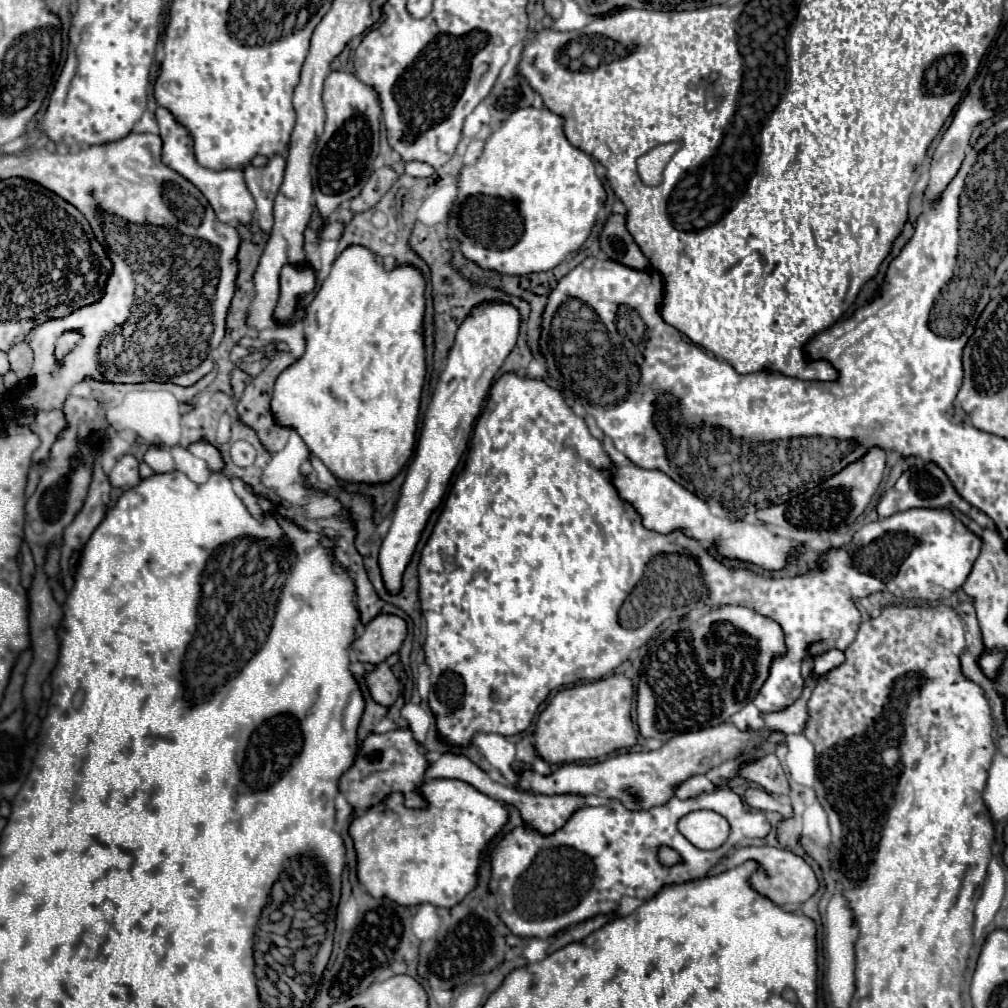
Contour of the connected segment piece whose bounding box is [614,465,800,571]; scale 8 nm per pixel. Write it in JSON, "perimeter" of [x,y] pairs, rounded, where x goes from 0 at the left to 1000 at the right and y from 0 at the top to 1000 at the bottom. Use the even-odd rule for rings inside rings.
{"perimeter":[[[629,461],[627,463],[611,463],[609,481],[611,481],[615,493],[619,497],[627,499],[629,505],[637,511],[639,523],[653,527],[653,529],[665,529],[675,523],[681,531],[685,531],[696,539],[710,541],[712,547],[724,555],[746,557],[762,566],[772,566],[778,563],[778,557],[780,557],[780,551],[784,549],[784,545],[790,545],[794,541],[792,537],[784,537],[780,533],[766,529],[760,521],[740,519],[740,517],[724,517],[724,515],[706,511],[702,501],[694,493],[681,487],[677,481],[667,477],[657,467],[643,467],[643,465],[629,463]]]}

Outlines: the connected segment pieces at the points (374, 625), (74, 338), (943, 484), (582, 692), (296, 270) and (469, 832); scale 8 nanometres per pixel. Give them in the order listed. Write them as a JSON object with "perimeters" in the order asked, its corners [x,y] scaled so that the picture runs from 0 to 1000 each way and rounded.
{"perimeters":[[[[375,610],[371,612],[357,632],[349,638],[355,654],[359,658],[379,658],[391,650],[403,632],[403,616],[395,610]]],[[[63,328],[58,338],[56,338],[56,346],[54,346],[54,354],[58,360],[62,360],[62,356],[77,342],[77,338],[81,336],[81,332],[77,328]]],[[[915,455],[909,457],[909,463],[901,463],[893,471],[893,475],[887,479],[887,483],[877,489],[877,493],[875,493],[875,497],[871,499],[869,505],[871,505],[873,513],[883,513],[887,509],[893,509],[893,507],[899,507],[899,505],[907,505],[907,503],[917,503],[917,505],[940,505],[942,503],[942,505],[948,505],[948,507],[960,511],[962,515],[966,515],[976,525],[988,525],[986,517],[978,509],[974,509],[972,505],[960,501],[950,491],[950,487],[946,485],[944,477],[938,473],[938,469],[935,469],[935,465],[931,461],[927,461],[923,457],[915,457]]],[[[617,668],[554,686],[532,715],[530,731],[534,749],[548,759],[558,759],[591,753],[611,743],[631,739],[631,727],[625,713],[627,688],[627,676]]],[[[283,263],[278,271],[278,295],[272,307],[272,318],[276,322],[284,322],[294,309],[298,295],[306,293],[312,285],[313,273],[308,263]]],[[[431,773],[417,781],[425,795],[423,803],[405,803],[395,797],[395,787],[389,787],[377,799],[365,803],[361,809],[351,811],[347,828],[355,846],[355,872],[369,890],[385,890],[397,898],[429,896],[433,900],[448,900],[456,896],[462,886],[474,878],[474,862],[478,856],[478,844],[496,826],[504,814],[504,803],[500,797],[476,787],[468,779],[454,773]]]]}

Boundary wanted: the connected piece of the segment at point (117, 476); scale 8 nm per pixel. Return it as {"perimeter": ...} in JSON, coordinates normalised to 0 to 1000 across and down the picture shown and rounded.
{"perimeter":[[[123,451],[117,455],[115,463],[109,469],[109,479],[111,483],[133,483],[139,479],[139,471],[137,471],[137,455],[131,451]]]}

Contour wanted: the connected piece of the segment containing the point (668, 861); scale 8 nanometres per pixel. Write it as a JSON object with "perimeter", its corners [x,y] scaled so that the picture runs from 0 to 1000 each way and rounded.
{"perimeter":[[[655,840],[653,842],[653,854],[655,854],[655,858],[661,858],[661,860],[667,860],[667,858],[671,858],[671,856],[677,856],[677,850],[675,850],[675,846],[673,844],[669,844],[667,840]]]}

